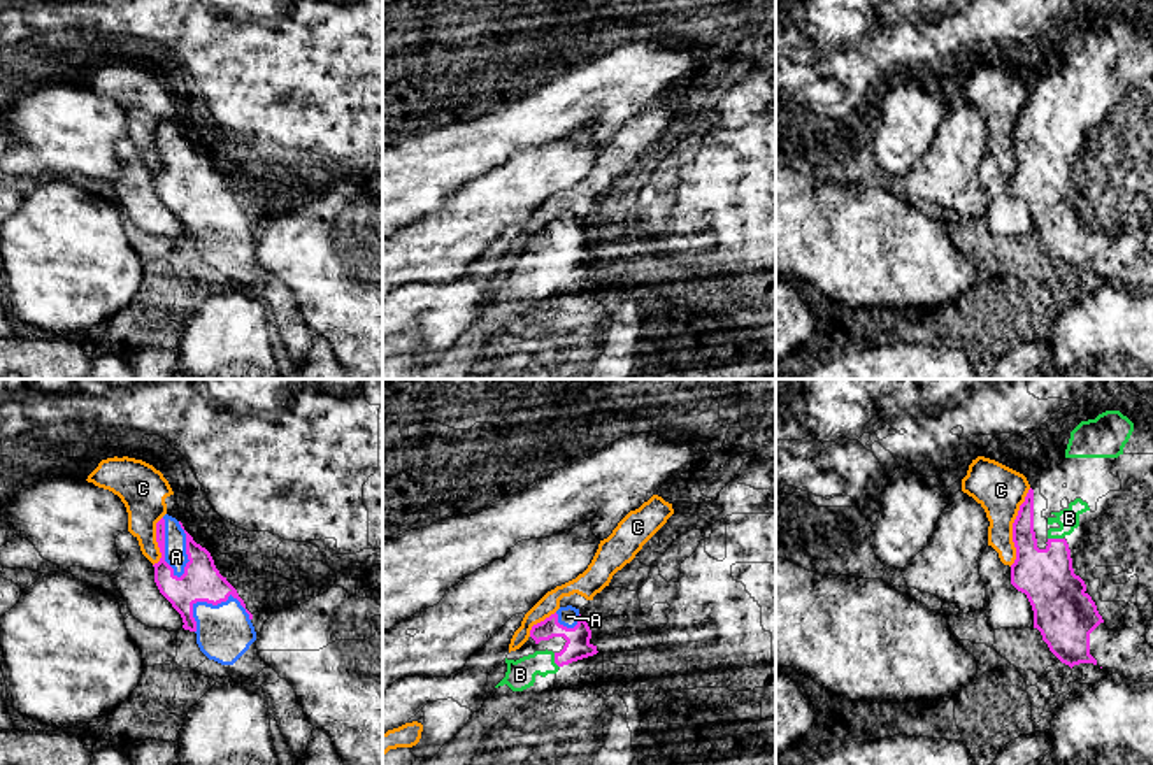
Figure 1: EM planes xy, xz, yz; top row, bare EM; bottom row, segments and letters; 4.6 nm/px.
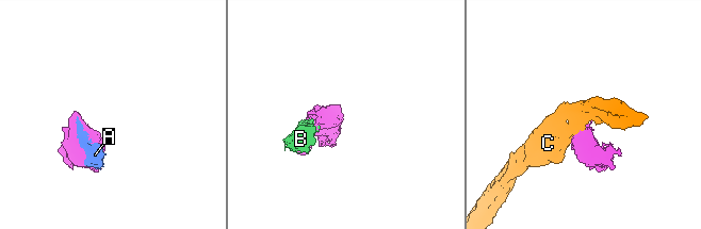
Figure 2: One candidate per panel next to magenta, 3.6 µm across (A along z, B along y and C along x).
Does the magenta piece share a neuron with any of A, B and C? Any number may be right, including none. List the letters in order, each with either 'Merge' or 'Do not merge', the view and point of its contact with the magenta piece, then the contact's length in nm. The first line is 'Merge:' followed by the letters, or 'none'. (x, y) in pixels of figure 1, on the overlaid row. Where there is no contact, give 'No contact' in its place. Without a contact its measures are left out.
Merge: A, B
A: Merge. Touches magenta at xy (164, 548). Shared border 300 nm
B: Merge. Touches magenta at yz (1055, 539). Shared border 70 nm
C: Do not merge. Touches magenta at yz (1013, 527). Shared border 380 nm

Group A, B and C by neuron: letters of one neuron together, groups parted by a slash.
A B / C

